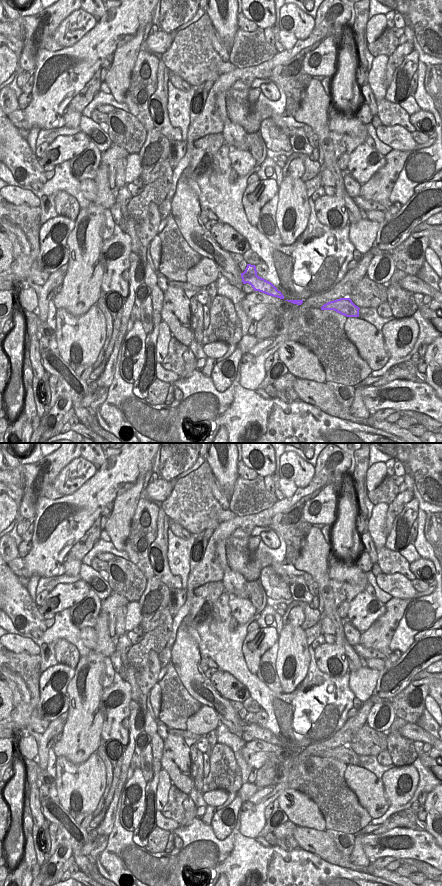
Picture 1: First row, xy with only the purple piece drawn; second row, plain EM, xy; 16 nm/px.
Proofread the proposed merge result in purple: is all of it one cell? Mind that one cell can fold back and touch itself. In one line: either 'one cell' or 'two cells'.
two cells

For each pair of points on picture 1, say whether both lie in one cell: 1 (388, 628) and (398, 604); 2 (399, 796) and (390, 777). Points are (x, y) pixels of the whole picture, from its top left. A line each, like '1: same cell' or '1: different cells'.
1: same cell
2: same cell

